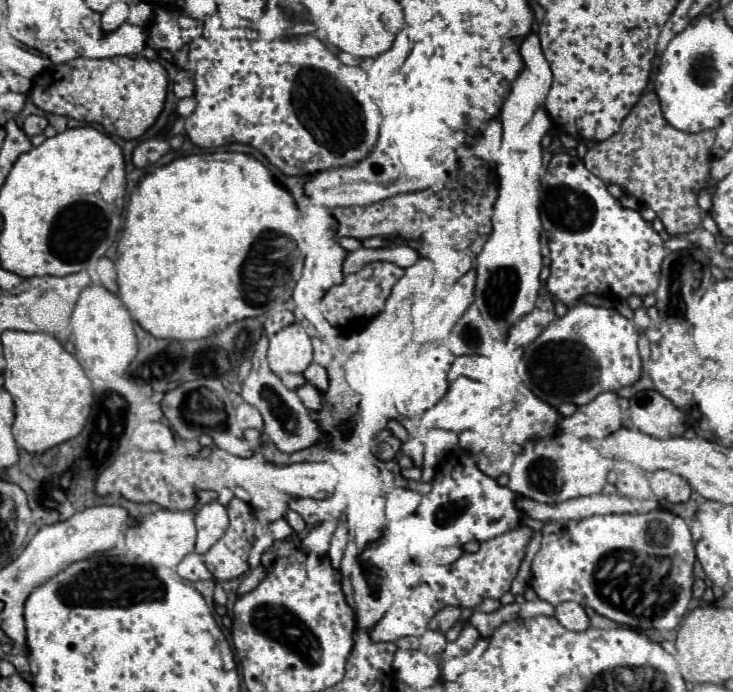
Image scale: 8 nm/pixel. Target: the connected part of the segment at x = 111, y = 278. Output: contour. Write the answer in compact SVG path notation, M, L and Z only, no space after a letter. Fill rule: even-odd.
M102 257L98 261L98 277L102 281L102 285L110 291L110 293L116 293L118 291L118 283L116 283L116 269L114 269L114 263L106 257Z

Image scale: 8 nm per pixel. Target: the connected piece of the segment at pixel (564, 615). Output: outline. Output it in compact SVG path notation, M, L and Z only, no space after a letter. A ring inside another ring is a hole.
M572 601L560 603L556 607L556 615L554 617L570 631L586 631L590 627L590 619L588 619L584 607L578 605L578 603L572 603Z

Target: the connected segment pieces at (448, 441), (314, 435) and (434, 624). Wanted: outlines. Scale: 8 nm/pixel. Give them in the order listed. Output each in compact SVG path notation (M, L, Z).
M430 429L424 439L424 465L422 465L422 481L430 483L438 463L458 447L458 435L446 429Z
M262 335L262 339L258 341L254 359L252 359L252 371L248 375L248 379L242 383L242 397L246 403L254 405L262 419L264 419L264 433L268 435L268 439L286 453L294 453L294 451L302 451L310 445L322 443L322 441L330 441L330 435L324 435L318 427L316 421L312 421L308 409L304 407L304 403L300 401L300 397L296 395L296 391L288 389L278 375L274 375L266 363L266 349L268 349L268 339Z
M444 607L440 609L432 619L430 619L430 629L432 631L440 631L440 633L446 633L456 621L460 619L460 609L458 607Z

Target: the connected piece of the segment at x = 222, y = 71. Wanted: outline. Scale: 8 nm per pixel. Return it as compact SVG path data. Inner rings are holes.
M216 5L216 13L202 22L203 37L202 23L188 19L188 15L180 15L176 9L164 11L164 7L158 7L156 19L152 21L152 27L148 27L148 45L158 51L170 51L178 65L173 82L175 96L182 99L194 95L198 101L196 111L186 119L186 133L194 145L214 149L234 141L246 143L260 149L284 175L312 175L332 167L358 163L372 151L382 115L372 99L364 95L364 69L340 63L340 59L312 35L270 41L260 39L254 29L258 21L242 19L236 9Z

